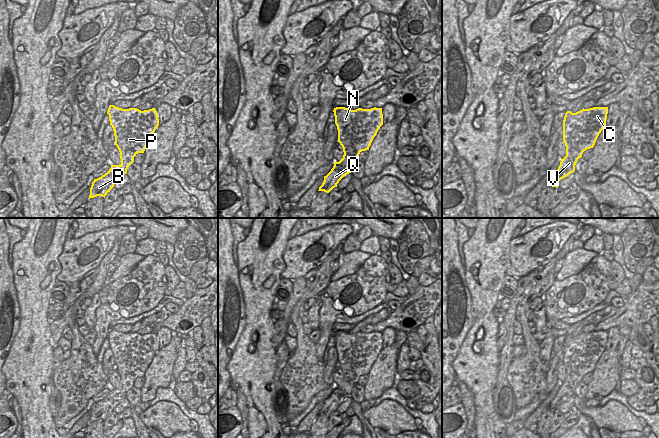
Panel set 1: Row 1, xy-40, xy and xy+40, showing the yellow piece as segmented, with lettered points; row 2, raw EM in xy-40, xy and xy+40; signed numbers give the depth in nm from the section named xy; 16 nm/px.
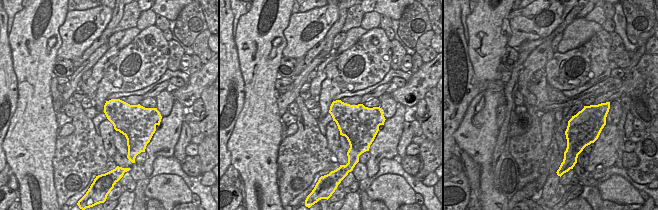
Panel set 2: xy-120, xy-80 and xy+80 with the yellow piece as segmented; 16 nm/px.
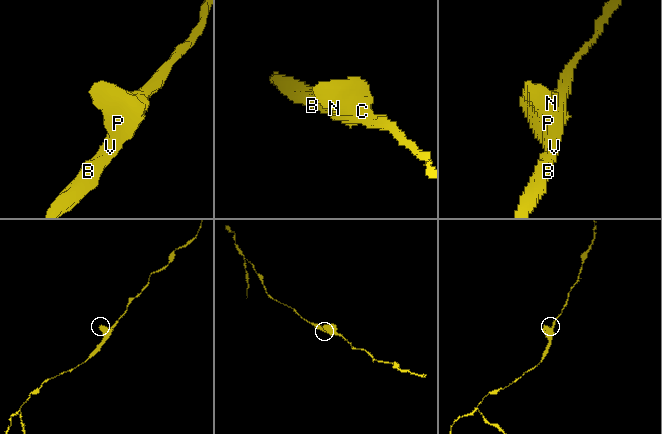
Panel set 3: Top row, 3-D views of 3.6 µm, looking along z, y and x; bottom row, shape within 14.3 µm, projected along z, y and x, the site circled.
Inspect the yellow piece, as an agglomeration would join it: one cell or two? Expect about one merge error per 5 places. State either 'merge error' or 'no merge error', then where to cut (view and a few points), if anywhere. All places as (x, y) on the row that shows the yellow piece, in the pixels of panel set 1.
no merge error; cut none

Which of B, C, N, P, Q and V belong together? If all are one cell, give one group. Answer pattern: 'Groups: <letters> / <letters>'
Groups: B C N P Q V.

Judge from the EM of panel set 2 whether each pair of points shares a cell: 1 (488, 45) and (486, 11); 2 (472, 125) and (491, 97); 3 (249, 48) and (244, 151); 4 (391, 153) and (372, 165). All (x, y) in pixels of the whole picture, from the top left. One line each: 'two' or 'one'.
1: one
2: one
3: one
4: one

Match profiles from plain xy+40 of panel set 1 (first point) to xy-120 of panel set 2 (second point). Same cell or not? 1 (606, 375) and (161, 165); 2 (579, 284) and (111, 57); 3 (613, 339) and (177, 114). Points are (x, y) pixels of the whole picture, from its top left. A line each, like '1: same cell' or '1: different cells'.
1: different cells
2: different cells
3: different cells

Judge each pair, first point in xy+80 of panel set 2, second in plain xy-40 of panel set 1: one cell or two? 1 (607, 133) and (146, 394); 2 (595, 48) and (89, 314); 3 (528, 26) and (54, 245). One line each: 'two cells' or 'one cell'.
1: one cell
2: two cells
3: two cells

